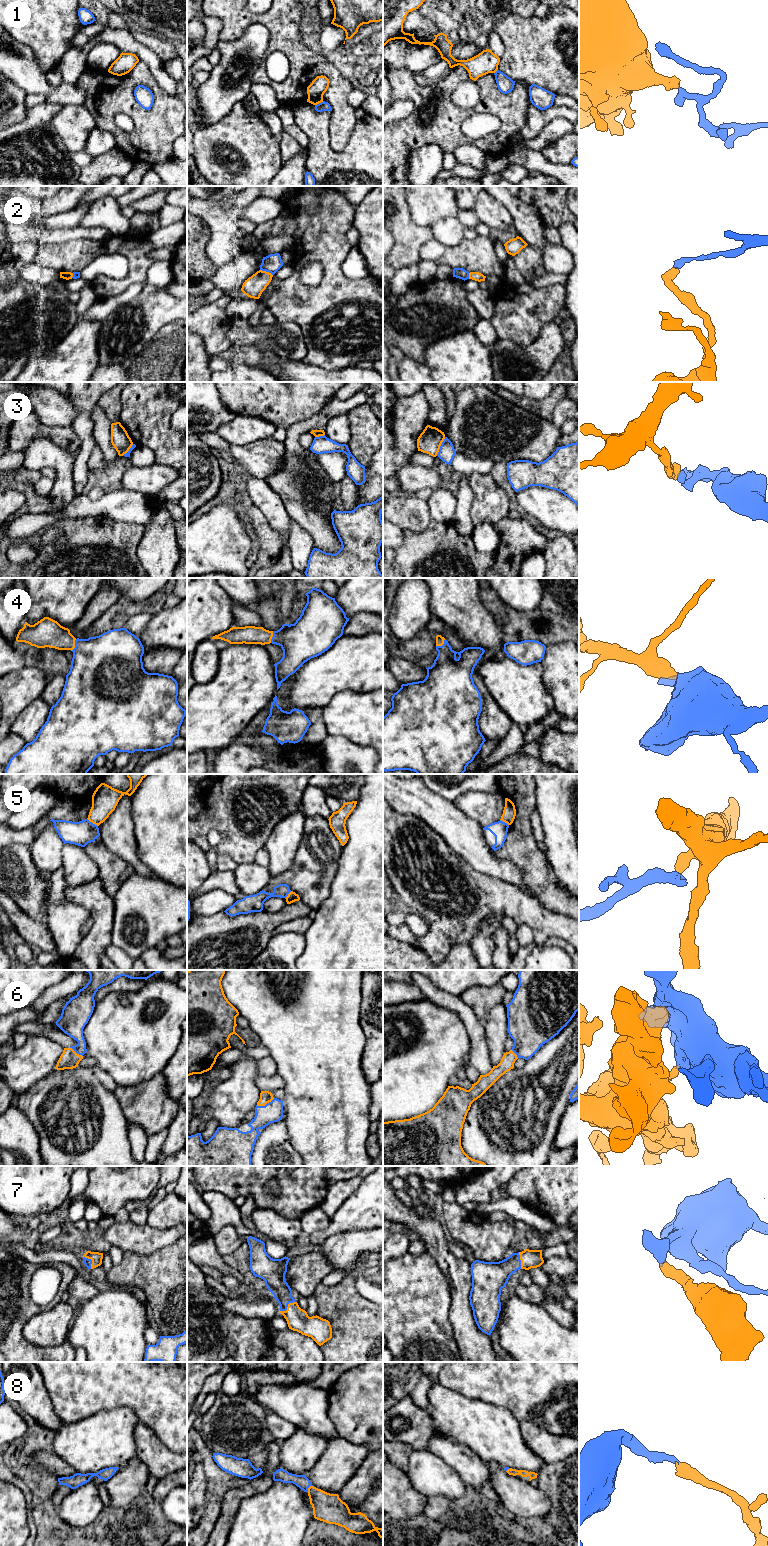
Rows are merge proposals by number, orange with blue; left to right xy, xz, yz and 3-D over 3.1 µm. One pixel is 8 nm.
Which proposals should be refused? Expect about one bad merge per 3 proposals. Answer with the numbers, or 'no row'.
1, 2, 3, 5

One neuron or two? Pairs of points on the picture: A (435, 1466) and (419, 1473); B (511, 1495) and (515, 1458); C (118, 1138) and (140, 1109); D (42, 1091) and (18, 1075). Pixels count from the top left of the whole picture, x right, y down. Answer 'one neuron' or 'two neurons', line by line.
A: one neuron
B: two neurons
C: two neurons
D: two neurons

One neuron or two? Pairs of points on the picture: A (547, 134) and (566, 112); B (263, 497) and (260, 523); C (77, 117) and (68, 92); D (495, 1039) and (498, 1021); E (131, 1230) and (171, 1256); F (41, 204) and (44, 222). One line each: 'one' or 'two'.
A: two
B: two
C: two
D: one
E: two
F: two

